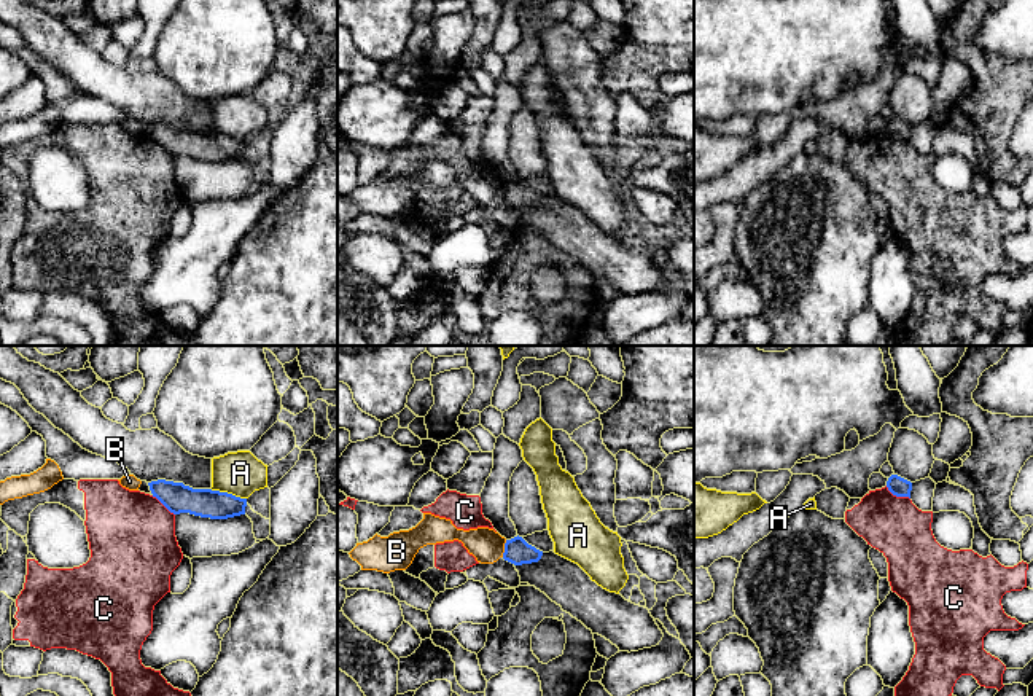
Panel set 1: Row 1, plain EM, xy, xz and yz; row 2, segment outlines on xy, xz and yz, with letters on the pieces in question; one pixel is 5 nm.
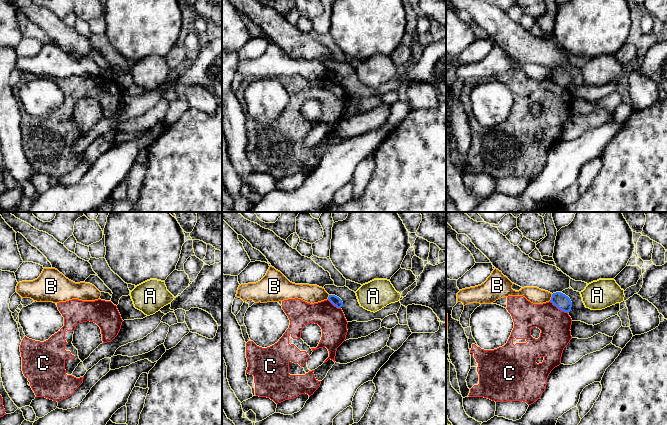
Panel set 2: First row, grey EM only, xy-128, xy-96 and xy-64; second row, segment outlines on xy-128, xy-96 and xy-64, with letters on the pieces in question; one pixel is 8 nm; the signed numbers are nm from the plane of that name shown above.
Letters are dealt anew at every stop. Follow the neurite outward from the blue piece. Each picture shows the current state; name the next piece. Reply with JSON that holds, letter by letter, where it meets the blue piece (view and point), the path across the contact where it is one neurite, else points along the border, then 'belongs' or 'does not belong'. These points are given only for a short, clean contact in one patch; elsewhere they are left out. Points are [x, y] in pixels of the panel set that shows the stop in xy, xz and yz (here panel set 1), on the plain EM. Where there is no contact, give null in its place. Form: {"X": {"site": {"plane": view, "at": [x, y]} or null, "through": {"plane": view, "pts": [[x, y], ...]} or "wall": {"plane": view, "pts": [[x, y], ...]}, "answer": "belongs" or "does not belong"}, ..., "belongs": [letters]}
{"A": {"site": {"plane": "xy", "at": [226, 136]}, "wall": {"plane": "xy", "pts": [[210, 131], [245, 142]]}, "answer": "does not belong"}, "B": {"site": {"plane": "xz", "at": [505, 191]}, "wall": {"plane": "xz", "pts": [[506, 183], [502, 199]]}, "answer": "does not belong"}, "C": {"site": {"plane": "yz", "at": [898, 139]}, "wall": {"plane": "yz", "pts": [[885, 129], [893, 137], [909, 142]]}, "answer": "does not belong"}, "belongs": []}

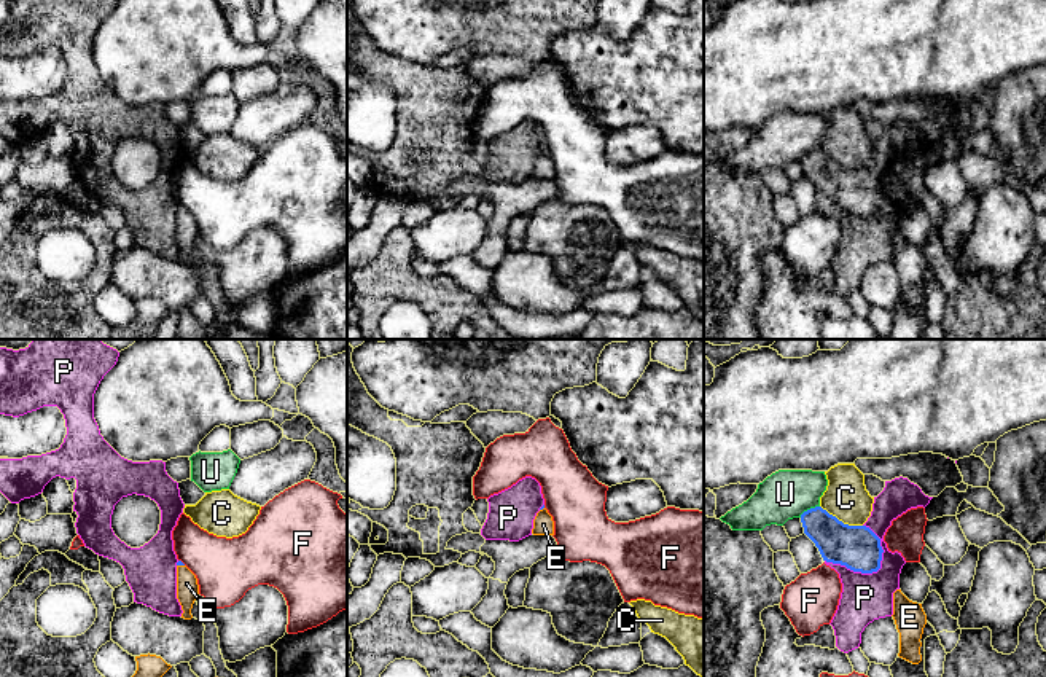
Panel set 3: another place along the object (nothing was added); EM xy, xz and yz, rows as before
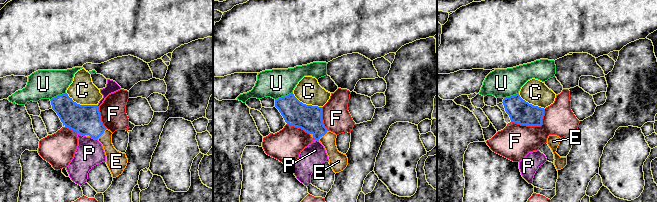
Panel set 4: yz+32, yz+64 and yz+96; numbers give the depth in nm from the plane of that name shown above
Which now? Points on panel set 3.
{"C": {"site": {"plane": "yz", "at": [841, 164]}, "answer": "does not belong"}, "E": {"site": {"plane": "xy", "at": [180, 207]}, "through": {"plane": "xy", "pts": [[179, 206], [180, 207], [187, 226]]}, "answer": "belongs"}, "F": {"site": {"plane": "xy", "at": [180, 204]}, "wall": {"plane": "xy", "pts": [[179, 203], [185, 207]]}, "answer": "does not belong"}, "P": {"site": {"plane": "yz", "at": [866, 215]}, "answer": "does not belong"}, "U": {"site": {"plane": "yz", "at": [809, 153]}, "wall": {"plane": "yz", "pts": [[819, 148], [800, 160]]}, "answer": "does not belong"}, "belongs": ["E"]}

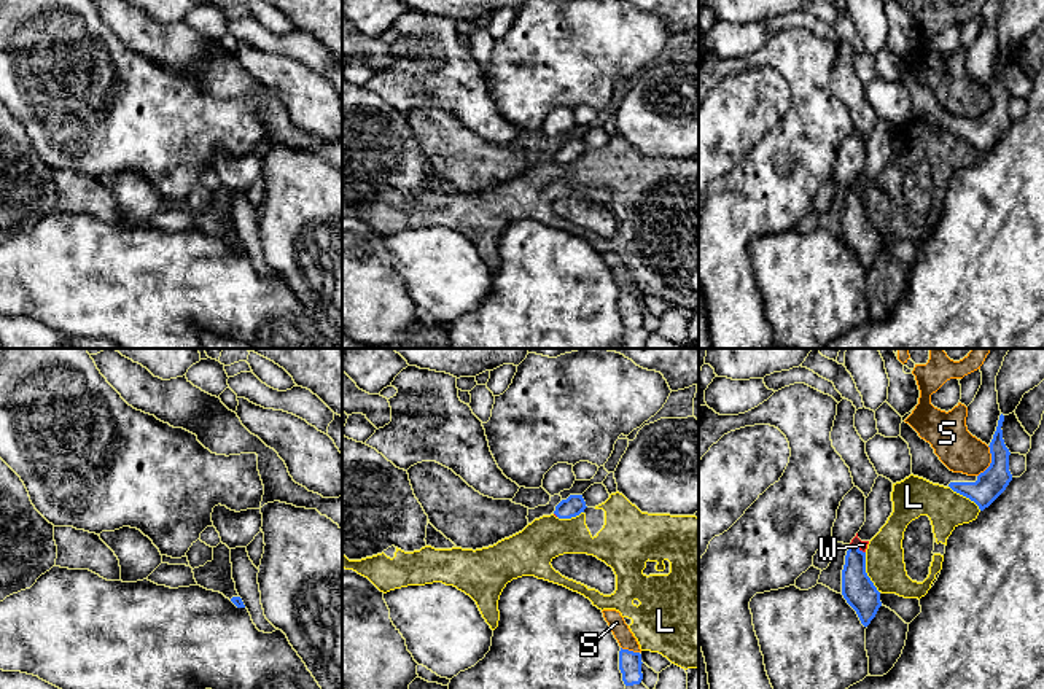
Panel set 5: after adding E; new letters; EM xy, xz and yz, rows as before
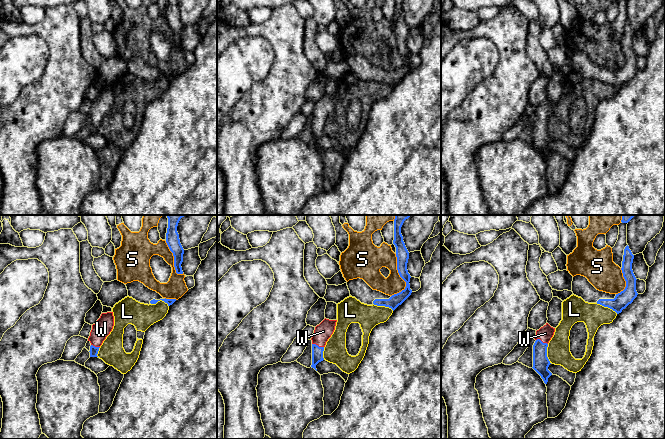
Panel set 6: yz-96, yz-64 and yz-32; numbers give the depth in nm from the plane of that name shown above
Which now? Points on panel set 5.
{"L": {"site": {"plane": "yz", "at": [866, 217]}, "answer": "does not belong"}, "S": {"site": {"plane": "yz", "at": [992, 105]}, "answer": "does not belong"}, "W": {"site": {"plane": "yz", "at": [858, 191]}, "through": {"plane": "yz", "pts": [[860, 236], [857, 231], [858, 191], [863, 188]]}, "answer": "belongs"}, "belongs": ["W"]}

